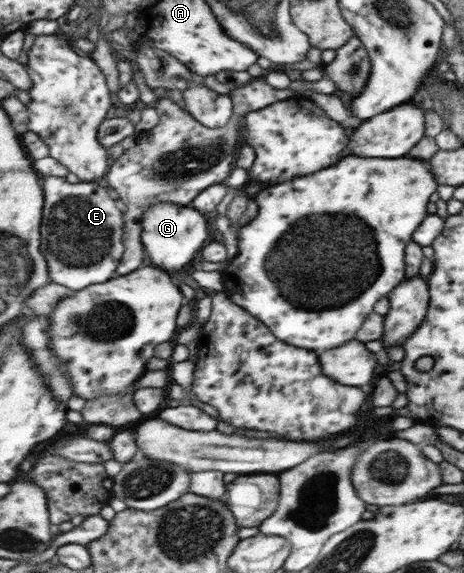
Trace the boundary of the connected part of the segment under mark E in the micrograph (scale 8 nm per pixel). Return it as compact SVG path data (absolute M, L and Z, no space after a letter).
M44 176L44 199L48 199L48 207L44 207L44 227L40 227L40 247L44 247L44 259L48 259L48 271L52 271L51 282L78 291L110 279L122 255L123 203L110 198L106 189L94 183L72 184L52 176Z

